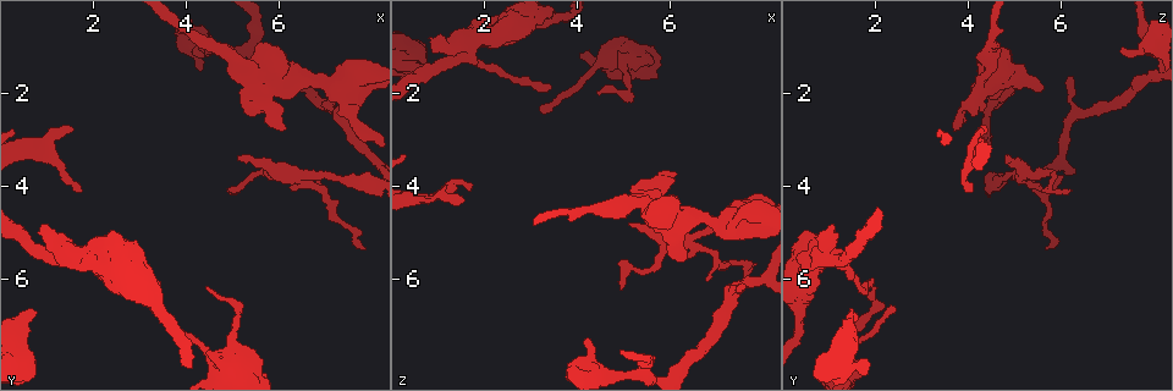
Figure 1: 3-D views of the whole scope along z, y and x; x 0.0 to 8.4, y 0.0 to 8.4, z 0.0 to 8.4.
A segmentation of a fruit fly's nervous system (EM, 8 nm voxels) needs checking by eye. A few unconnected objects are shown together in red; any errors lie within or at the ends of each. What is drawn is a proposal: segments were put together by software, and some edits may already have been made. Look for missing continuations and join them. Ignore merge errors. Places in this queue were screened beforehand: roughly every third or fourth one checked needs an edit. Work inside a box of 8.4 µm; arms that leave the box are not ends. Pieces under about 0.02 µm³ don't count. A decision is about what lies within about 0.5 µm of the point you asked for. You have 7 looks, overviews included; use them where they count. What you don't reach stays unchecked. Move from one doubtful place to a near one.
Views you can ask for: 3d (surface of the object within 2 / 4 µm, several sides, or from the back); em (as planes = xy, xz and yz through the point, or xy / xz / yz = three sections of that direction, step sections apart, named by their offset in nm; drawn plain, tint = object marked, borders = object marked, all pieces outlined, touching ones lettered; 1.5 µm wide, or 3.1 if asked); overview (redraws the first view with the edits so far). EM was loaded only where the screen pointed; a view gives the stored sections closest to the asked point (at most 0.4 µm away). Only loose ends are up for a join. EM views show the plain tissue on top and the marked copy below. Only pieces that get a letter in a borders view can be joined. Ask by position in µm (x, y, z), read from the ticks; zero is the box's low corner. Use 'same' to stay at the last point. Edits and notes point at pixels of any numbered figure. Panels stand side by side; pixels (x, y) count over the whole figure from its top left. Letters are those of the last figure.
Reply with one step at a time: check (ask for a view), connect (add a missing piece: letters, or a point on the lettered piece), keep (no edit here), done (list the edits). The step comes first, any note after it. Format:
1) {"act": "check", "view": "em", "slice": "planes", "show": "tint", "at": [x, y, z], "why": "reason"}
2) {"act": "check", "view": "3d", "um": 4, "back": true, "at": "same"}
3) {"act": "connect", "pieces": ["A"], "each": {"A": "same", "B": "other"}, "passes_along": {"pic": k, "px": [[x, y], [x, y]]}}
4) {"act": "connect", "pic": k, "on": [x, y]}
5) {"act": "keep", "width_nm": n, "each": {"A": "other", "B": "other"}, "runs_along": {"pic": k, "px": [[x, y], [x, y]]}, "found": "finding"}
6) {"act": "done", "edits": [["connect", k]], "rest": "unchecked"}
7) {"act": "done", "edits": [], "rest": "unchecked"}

{"act": "check", "view": "em", "slice": "planes", "show": "borders", "at": [3.75, 0.55, 7.90], "why": "branch stops here"}

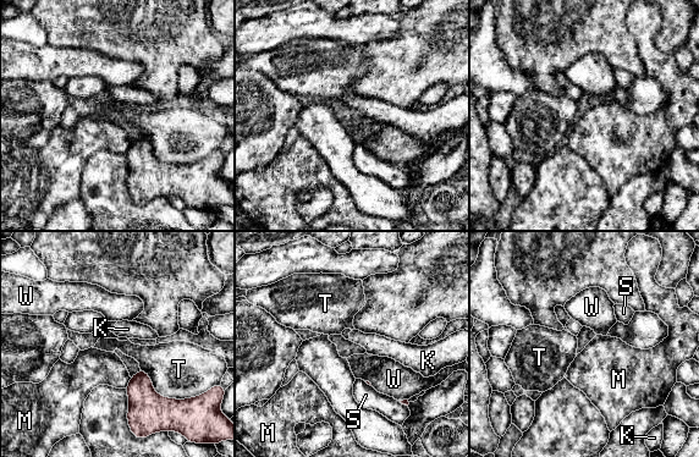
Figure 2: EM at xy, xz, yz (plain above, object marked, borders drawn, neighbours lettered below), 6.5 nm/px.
{"act": "keep", "each": {"K": "other", "M": "other", "S": "other", "T": "other", "W": "other"}, "found": "no lettered piece goes on from it"}

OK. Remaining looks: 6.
{"act": "check", "view": "3d", "um": 4, "at": [7.85, 5.40, 5.75], "why": "free end"}

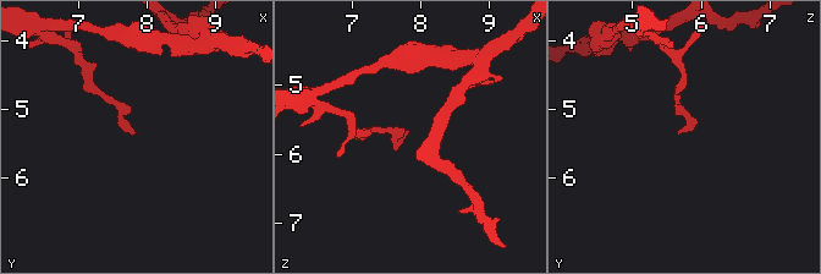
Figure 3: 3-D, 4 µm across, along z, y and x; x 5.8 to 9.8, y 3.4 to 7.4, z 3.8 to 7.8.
{"act": "check", "view": "em", "slice": "planes", "show": "borders", "at": [7.80, 5.30, 5.65]}

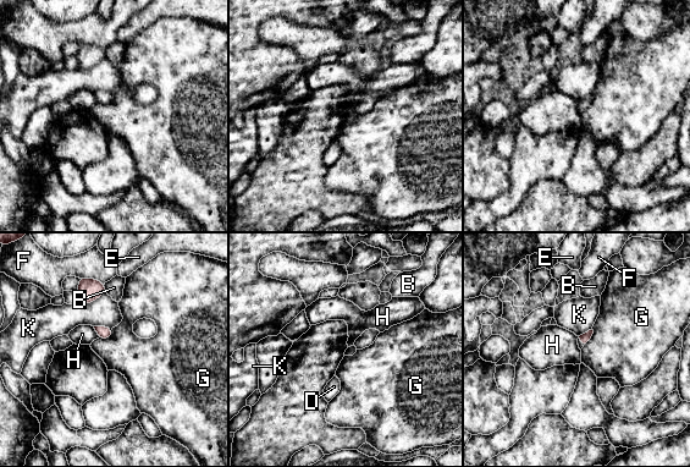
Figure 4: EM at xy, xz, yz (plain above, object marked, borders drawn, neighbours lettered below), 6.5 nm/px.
{"act": "keep", "each": {"B": "other", "D": "other", "E": "other", "F": "other", "G": "other", "H": "other", "K": "other"}, "found": "no lettered piece goes on from it"}

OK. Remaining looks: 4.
{"act": "check", "view": "3d", "um": 4, "at": [1.75, 4.10, 3.95]}

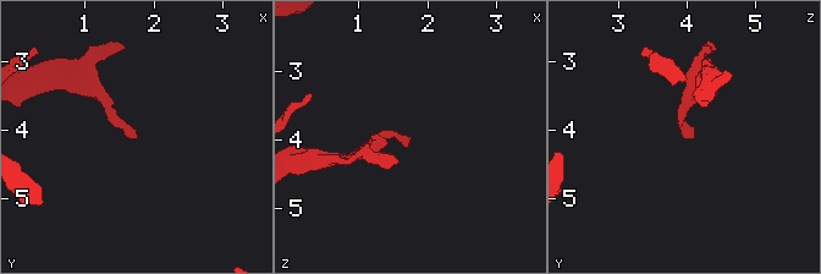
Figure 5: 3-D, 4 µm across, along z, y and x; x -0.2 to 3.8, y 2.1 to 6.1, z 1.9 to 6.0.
{"act": "check", "view": "em", "slice": "planes", "show": "borders", "at": [1.70, 4.10, 4.00], "why": "shape alone is not enough"}

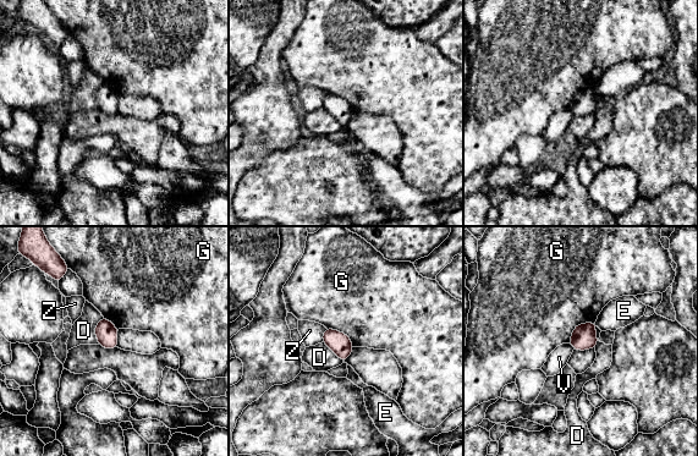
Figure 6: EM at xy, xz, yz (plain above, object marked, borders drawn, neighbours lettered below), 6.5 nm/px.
{"act": "keep", "longest_contact_nm": ["G", 220], "each": {"D": "other", "E": "other", "G": "other", "V": "other", "Z": "other"}, "border": {"pic": 6, "px": [[569, 344], [573, 349]]}, "found": "none of them fits"}

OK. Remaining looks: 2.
{"act": "done", "edits": [], "rest": "unchecked"}

